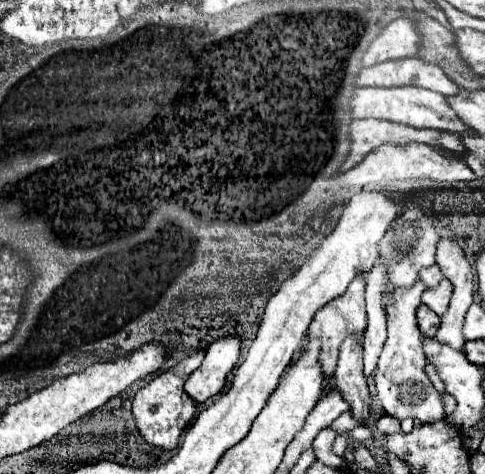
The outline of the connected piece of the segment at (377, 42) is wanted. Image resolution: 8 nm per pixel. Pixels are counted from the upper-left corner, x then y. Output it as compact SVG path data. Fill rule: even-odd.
M397 18L387 26L383 26L379 36L363 52L361 66L371 66L383 60L415 56L417 46L419 46L419 32L415 32L415 26L411 24L411 20Z

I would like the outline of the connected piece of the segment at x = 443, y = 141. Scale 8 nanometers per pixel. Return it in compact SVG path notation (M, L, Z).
M367 118L367 120L353 120L349 124L349 144L351 150L345 158L345 162L339 166L337 172L347 172L349 168L353 168L359 160L363 160L371 150L375 150L379 144L407 144L407 142L421 142L421 144L431 144L431 146L443 146L451 152L463 152L463 144L461 140L451 134L451 132L441 132L441 130L433 130L433 128L411 128L405 124L395 124L395 122L387 122L387 120L375 120L375 118Z

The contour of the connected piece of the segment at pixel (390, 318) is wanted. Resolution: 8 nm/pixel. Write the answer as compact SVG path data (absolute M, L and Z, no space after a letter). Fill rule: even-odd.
M415 280L413 286L407 288L395 288L387 298L387 340L383 344L383 352L377 362L375 370L375 386L377 386L377 398L387 414L403 420L403 418L419 418L421 422L435 422L445 418L443 404L439 400L439 392L433 388L425 374L425 356L423 356L423 336L419 332L417 320L415 320L415 308L421 302L421 294L425 290L425 284L421 280Z

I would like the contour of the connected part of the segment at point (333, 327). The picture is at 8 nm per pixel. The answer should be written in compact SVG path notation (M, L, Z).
M357 274L357 278L347 286L347 292L333 298L331 302L327 302L323 308L317 310L317 314L311 320L309 326L309 336L319 336L323 346L321 346L321 364L327 368L327 372L335 372L335 364L337 364L337 354L339 354L339 344L343 342L345 336L355 334L361 336L365 332L365 278L363 274Z

